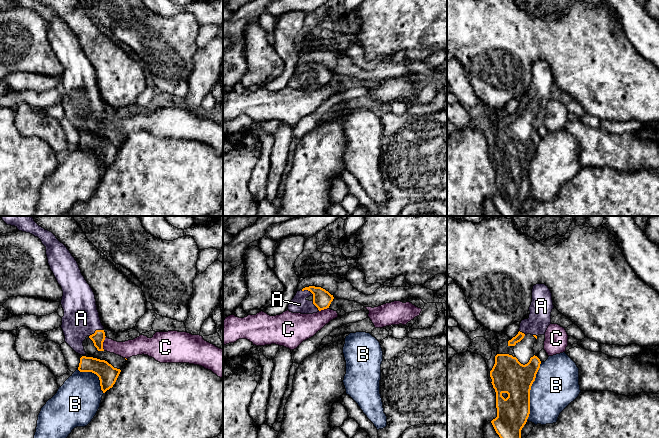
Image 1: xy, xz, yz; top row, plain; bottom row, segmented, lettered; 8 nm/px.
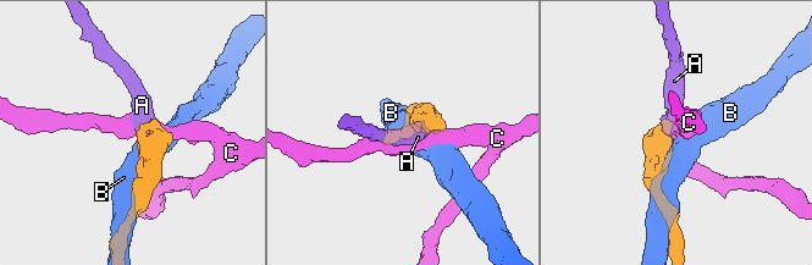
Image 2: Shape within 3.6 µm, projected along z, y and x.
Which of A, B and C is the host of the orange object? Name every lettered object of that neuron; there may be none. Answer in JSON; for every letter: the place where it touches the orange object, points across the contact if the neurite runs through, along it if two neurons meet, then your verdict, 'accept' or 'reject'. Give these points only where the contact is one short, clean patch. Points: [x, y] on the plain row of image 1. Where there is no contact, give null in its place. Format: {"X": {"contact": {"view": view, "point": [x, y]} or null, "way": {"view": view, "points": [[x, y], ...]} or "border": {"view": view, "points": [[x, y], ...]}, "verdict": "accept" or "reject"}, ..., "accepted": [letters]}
{"A": {"contact": {"view": "xy", "point": [96, 106]}, "way": {"view": "xy", "points": [[98, 113], [96, 106], [81, 94]]}, "verdict": "accept"}, "B": {"contact": {"view": "yz", "point": [529, 168]}, "verdict": "reject"}, "C": {"contact": {"view": "xy", "point": [102, 119]}, "border": {"view": "xy", "points": [[105, 112], [103, 126]]}, "verdict": "reject"}, "accepted": ["A"]}

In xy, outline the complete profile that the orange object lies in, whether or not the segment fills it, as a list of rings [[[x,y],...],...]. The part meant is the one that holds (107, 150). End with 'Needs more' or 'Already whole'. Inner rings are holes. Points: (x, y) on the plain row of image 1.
[[[82,132],[78,146],[80,148],[92,148],[99,153],[103,169],[113,163],[121,146],[114,144],[105,136]]]. Already whole

